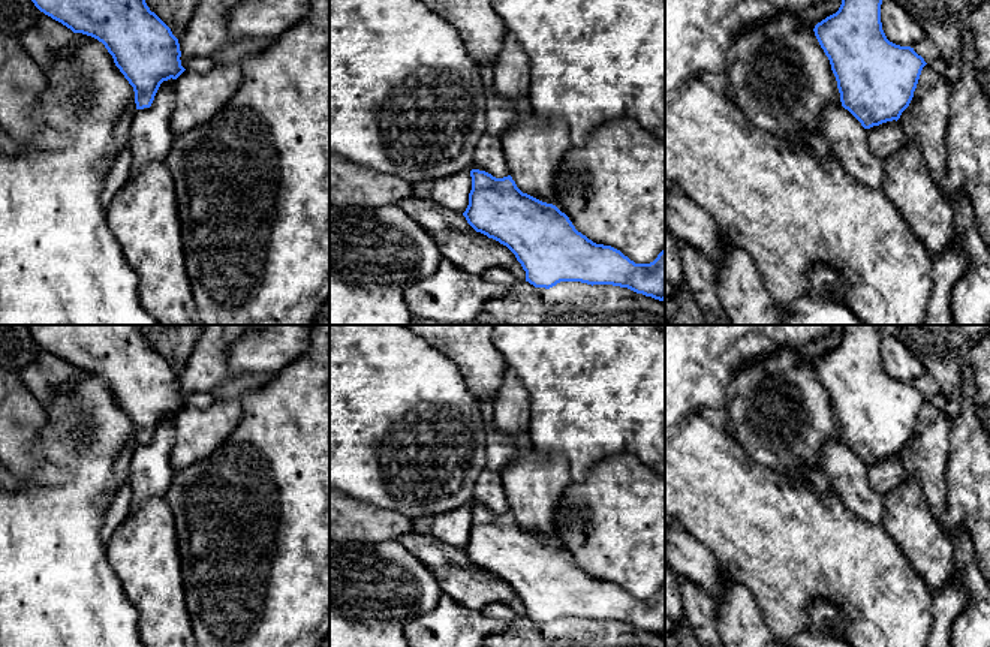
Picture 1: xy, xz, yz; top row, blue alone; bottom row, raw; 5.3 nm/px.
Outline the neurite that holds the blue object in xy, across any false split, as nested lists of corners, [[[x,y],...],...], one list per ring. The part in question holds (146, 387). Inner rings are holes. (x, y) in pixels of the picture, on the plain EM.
[[[147,325],[27,326],[40,347],[105,380],[133,422],[136,445],[150,443],[160,419],[186,406],[178,374],[145,338]]]

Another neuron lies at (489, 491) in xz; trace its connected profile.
[[[482,472],[473,488],[472,505],[485,506],[496,514],[503,514],[509,511],[509,502],[503,488],[500,472]]]

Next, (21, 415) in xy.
[[[0,367],[0,463],[22,482],[60,485],[67,475],[48,463],[39,446],[45,407],[25,383]]]

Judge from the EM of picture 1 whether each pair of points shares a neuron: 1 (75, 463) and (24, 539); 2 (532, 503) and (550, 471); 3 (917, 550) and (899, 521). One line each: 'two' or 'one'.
1: one
2: one
3: one

